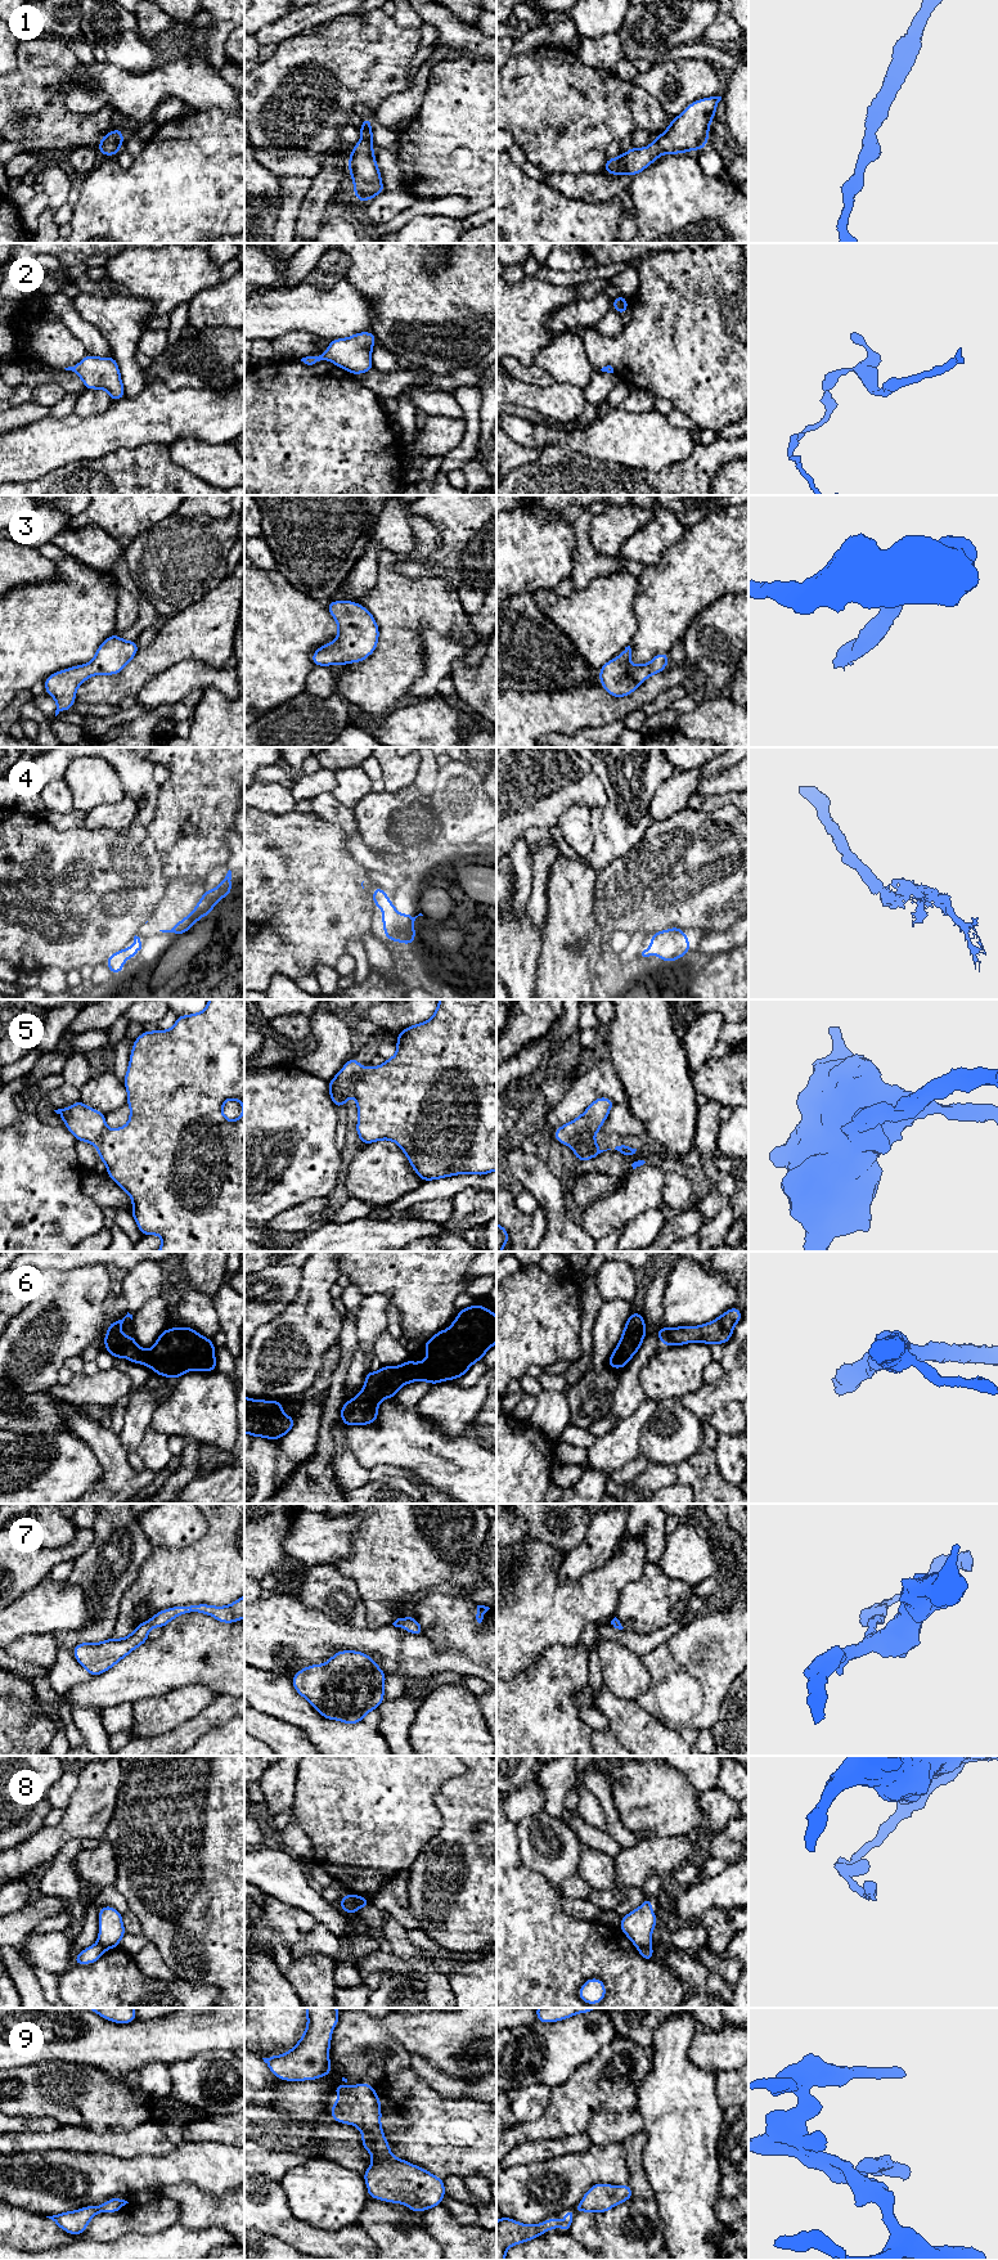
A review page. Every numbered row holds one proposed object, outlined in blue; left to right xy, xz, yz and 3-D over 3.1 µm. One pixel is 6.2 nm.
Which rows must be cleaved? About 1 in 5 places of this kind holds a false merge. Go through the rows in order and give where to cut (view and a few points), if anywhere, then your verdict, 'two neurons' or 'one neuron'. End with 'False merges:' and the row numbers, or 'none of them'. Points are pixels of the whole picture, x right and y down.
1: no cut | one neuron
2: no cut | one neuron
3: no cut | one neuron
4: no cut | one neuron
5: xz (364, 1068), (354, 1083), (351, 1093) | two neurons
6: no cut | one neuron
7: no cut | one neuron
8: xz (353, 1895), (356, 1909) | two neurons
9: no cut | one neuron
False merges: 5, 8

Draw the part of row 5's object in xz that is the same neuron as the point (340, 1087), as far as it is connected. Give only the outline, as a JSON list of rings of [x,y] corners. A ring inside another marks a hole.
[[[352,1057],[351,1060],[347,1060],[336,1077],[328,1082],[331,1098],[337,1109],[346,1105],[349,1097],[352,1095],[354,1083],[363,1069],[364,1068],[359,1064],[359,1061]]]

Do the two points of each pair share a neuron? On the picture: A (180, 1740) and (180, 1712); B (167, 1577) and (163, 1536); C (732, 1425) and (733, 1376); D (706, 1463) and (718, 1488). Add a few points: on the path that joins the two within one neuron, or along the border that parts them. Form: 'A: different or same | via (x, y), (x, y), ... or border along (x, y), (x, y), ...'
A: different | border along (207, 1708), (169, 1731), (153, 1737)
B: different | border along (194, 1541), (175, 1549), (153, 1548)
C: different | border along (734, 1400), (720, 1406), (706, 1419)
D: same | via (707, 1469), (711, 1482)

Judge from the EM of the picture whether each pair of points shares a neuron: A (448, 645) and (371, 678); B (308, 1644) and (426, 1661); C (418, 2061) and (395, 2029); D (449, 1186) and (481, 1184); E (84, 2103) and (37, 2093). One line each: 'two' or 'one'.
A: two
B: one
C: two
D: one
E: one

